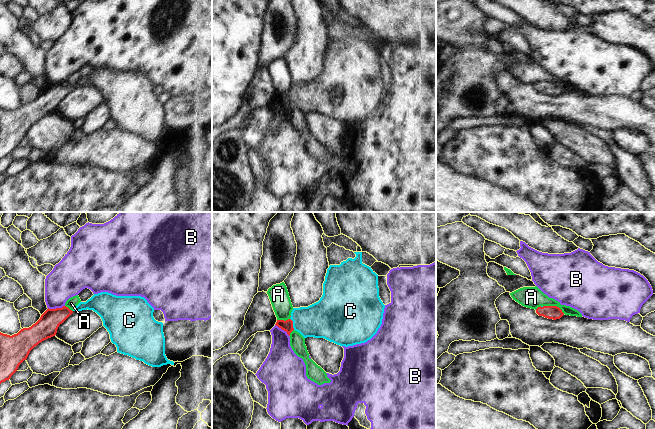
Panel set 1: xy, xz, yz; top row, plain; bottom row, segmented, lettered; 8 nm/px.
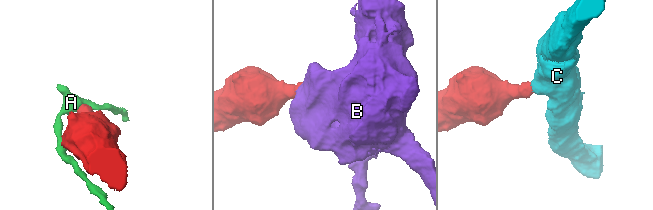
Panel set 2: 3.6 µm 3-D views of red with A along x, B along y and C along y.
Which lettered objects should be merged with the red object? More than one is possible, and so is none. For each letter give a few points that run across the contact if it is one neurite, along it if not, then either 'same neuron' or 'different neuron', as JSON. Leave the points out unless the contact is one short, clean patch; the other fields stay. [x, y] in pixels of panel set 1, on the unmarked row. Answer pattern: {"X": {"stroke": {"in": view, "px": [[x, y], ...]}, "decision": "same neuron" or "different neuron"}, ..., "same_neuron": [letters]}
{"A": {"stroke": {"in": "yz", "px": [[543, 81], [556, 81], [564, 89]]}, "decision": "different neuron"}, "B": {"stroke": {"in": "xy", "px": [[64, 81], [58, 84], [48, 84]]}, "decision": "different neuron"}, "C": {"stroke": {"in": "xz", "px": [[287, 101], [292, 99], [322, 95]]}, "decision": "same neuron"}, "same_neuron": ["C"]}

